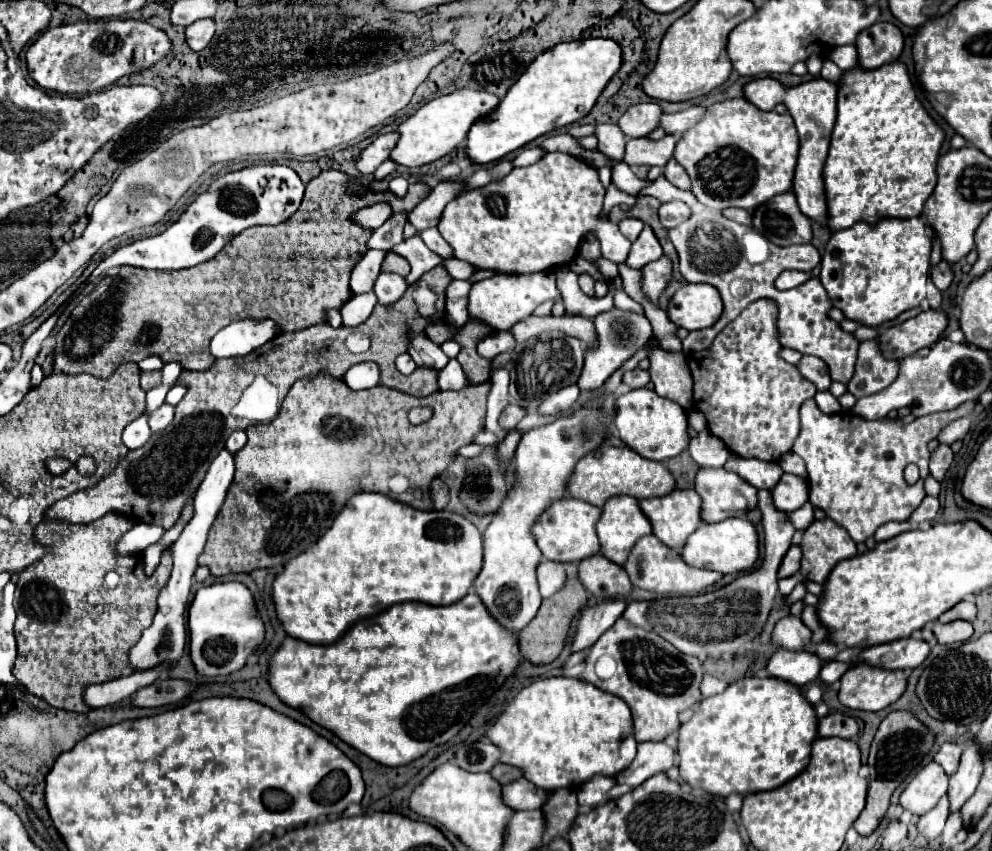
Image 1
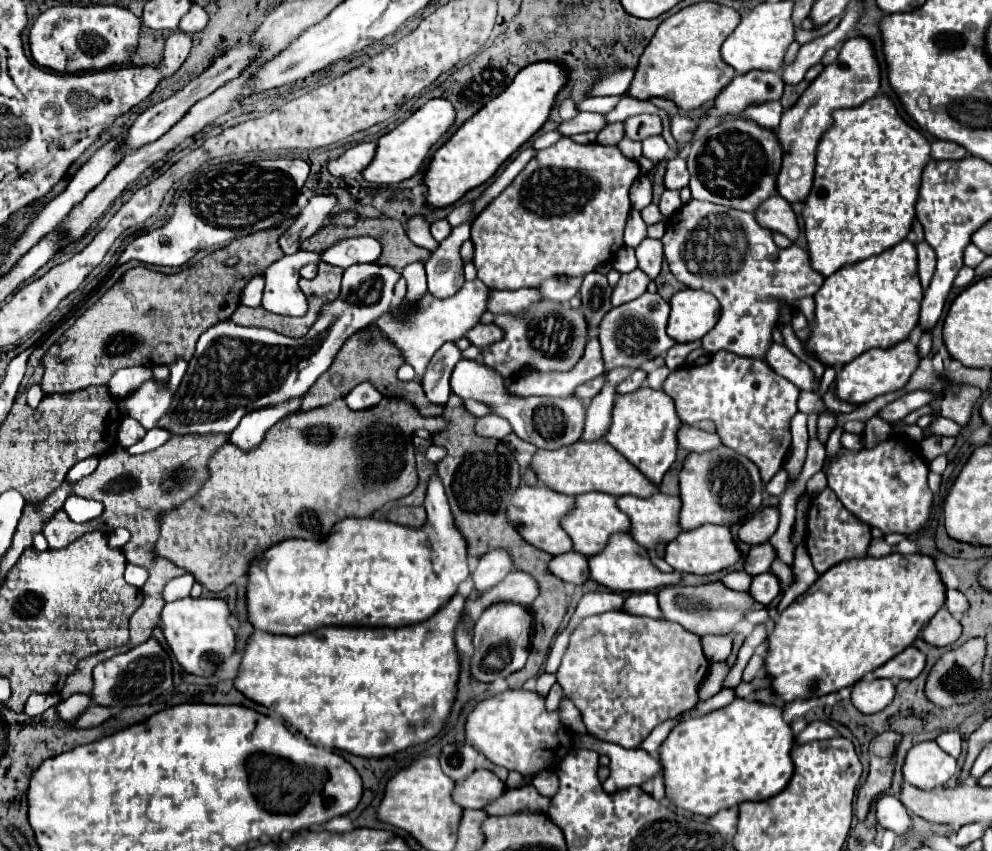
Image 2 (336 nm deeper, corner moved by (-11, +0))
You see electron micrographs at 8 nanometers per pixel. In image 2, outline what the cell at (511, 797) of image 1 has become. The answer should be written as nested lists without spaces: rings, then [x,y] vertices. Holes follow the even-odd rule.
[[[477,768],[453,788],[453,802],[461,808],[483,808],[505,792],[505,784],[489,770]]]

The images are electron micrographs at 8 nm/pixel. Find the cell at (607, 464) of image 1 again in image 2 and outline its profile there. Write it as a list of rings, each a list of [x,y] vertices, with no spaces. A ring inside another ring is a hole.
[[[579,440],[571,446],[563,446],[559,450],[537,450],[529,462],[533,472],[537,474],[537,480],[545,486],[549,486],[555,492],[577,496],[585,492],[605,492],[611,496],[625,496],[635,494],[639,498],[651,496],[657,492],[653,484],[641,476],[629,460],[625,460],[613,446],[609,446],[605,440],[601,442],[585,442]]]

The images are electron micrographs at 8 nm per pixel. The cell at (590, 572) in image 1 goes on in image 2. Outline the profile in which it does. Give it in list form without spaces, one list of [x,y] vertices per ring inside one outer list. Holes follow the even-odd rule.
[[[573,550],[553,556],[549,562],[549,572],[567,584],[583,584],[589,580],[589,574],[585,572],[585,560],[585,556]]]

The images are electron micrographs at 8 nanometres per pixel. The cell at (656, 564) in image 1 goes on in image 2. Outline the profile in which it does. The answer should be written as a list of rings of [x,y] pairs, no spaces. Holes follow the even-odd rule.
[[[627,532],[613,534],[601,552],[589,556],[589,576],[593,582],[609,590],[619,590],[619,592],[649,592],[661,586],[679,584],[681,580],[679,572],[663,574],[661,570],[657,570],[653,562],[649,560],[647,550],[641,548],[637,542],[633,542],[633,538]]]

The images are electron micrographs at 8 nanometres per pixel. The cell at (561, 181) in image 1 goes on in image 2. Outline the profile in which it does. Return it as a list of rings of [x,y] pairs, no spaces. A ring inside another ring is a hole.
[[[561,138],[557,144],[539,150],[525,170],[477,216],[471,230],[475,246],[473,264],[477,278],[491,290],[533,288],[551,276],[581,276],[597,264],[611,260],[623,246],[623,228],[631,212],[629,188],[639,176],[639,164],[621,154],[617,146],[577,144]]]

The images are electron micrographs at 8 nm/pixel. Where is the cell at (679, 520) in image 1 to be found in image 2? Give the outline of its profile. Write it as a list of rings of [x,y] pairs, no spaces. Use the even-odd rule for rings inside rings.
[[[663,492],[649,498],[621,496],[617,498],[617,508],[629,516],[629,534],[643,548],[655,548],[659,542],[673,540],[681,530],[677,524],[677,512],[681,510],[677,496]]]

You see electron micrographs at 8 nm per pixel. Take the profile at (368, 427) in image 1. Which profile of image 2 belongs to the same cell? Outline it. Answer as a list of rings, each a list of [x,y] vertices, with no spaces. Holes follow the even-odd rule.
[[[383,398],[375,408],[359,412],[349,410],[345,400],[335,400],[325,408],[285,416],[271,426],[263,442],[249,452],[225,442],[209,460],[209,478],[203,488],[181,506],[157,516],[159,540],[153,552],[185,568],[209,592],[221,592],[243,578],[255,556],[263,554],[271,544],[287,538],[323,538],[335,522],[343,518],[367,518],[385,502],[411,494],[417,486],[411,438],[419,428],[437,432],[445,428],[445,420],[441,416],[421,418],[405,400]]]

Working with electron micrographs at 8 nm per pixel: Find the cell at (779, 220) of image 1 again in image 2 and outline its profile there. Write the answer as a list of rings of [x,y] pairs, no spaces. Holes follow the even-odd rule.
[[[781,196],[767,198],[757,210],[755,210],[757,222],[771,230],[787,236],[789,240],[795,240],[799,236],[799,226],[795,220],[795,214],[791,210],[791,204],[787,200],[781,200]]]

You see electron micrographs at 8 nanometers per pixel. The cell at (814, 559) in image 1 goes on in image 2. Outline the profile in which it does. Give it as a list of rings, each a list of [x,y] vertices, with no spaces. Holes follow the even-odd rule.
[[[831,488],[821,490],[817,496],[811,498],[809,512],[807,512],[807,536],[805,546],[809,550],[809,556],[813,560],[813,566],[819,574],[825,574],[831,566],[851,560],[851,558],[863,558],[867,548],[871,544],[871,526],[853,516],[835,496]]]

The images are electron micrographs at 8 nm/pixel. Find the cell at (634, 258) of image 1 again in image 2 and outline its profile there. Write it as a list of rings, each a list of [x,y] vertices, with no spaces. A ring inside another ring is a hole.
[[[639,268],[633,270],[633,272],[621,274],[617,286],[613,288],[611,304],[613,306],[621,306],[625,302],[631,302],[633,298],[639,298],[647,290],[647,284],[649,284],[649,278]]]

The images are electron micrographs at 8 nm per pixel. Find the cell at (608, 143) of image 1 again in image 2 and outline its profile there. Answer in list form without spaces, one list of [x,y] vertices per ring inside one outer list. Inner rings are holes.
[[[579,112],[573,120],[569,122],[561,122],[557,126],[557,132],[561,136],[573,136],[573,134],[583,134],[583,132],[599,132],[601,128],[605,128],[605,118],[601,114],[593,114],[593,112]]]

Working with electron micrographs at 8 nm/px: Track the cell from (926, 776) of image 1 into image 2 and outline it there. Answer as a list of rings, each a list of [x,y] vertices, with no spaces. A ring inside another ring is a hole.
[[[933,740],[915,744],[905,758],[903,778],[917,788],[943,786],[957,774],[957,762]]]

